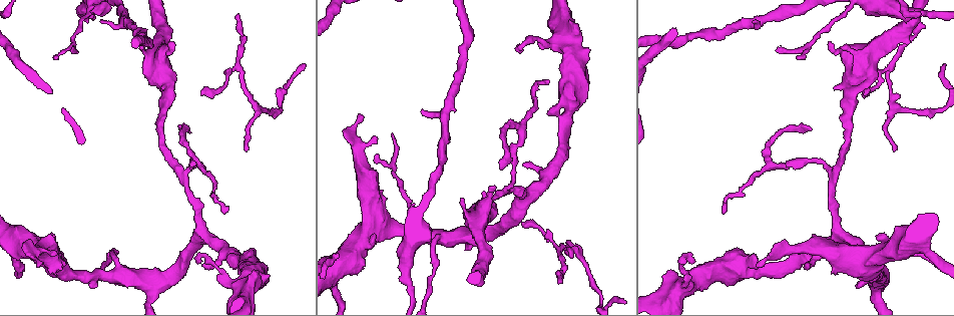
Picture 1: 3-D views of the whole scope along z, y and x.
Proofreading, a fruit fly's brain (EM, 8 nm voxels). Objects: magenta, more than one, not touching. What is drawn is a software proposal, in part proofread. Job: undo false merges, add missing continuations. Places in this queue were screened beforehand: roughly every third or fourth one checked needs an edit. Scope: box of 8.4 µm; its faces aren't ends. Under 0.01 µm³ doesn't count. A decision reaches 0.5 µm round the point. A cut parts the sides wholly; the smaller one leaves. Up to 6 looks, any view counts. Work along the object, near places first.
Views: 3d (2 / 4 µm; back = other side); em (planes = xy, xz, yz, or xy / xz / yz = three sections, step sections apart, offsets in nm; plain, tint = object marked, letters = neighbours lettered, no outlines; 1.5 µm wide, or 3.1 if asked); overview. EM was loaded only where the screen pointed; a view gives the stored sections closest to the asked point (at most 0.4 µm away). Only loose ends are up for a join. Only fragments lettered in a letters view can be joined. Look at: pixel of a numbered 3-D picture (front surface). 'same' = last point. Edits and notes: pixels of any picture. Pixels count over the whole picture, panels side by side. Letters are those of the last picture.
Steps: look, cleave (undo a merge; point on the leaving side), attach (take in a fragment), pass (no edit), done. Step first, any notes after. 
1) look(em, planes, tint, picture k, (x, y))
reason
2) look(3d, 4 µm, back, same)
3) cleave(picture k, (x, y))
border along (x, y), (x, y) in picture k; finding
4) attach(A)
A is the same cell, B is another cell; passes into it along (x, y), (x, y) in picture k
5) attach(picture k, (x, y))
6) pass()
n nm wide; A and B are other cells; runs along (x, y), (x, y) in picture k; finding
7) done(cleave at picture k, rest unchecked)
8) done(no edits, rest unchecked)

look(3d, 2 µm, picture 1, (753, 21))
free end

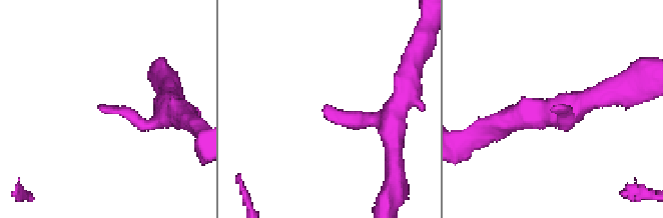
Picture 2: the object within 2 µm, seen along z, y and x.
look(em, xy, step 8, letters, picture 2, (102, 109))

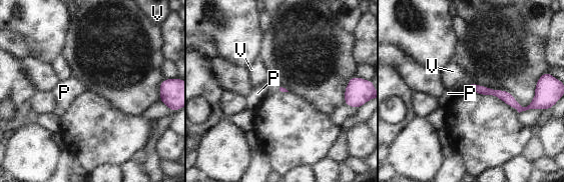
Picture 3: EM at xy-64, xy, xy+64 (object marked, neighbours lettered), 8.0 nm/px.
look(em, planes, letters, same)
cut it another way

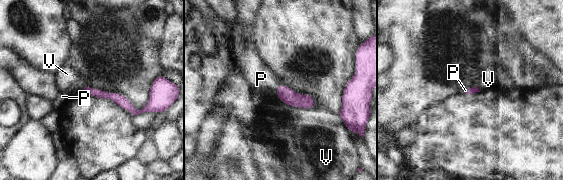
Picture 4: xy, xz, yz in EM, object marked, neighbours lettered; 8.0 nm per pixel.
attach(P)
P is the same cell, V is another cell; passes into it along (286, 95), (277, 88), (261, 79) in picture 4; it goes on there

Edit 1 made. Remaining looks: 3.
look(em, planes, plain, picture 1, (372, 235))
an open end

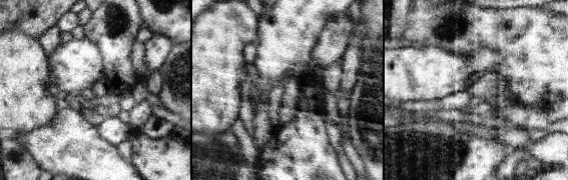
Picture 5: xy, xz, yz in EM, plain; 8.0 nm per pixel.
look(em, planes, letters, same)
see the neighbours

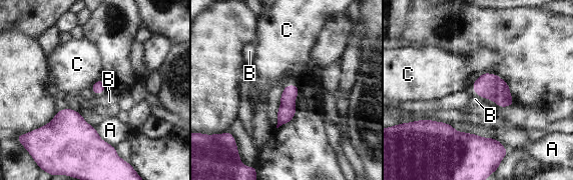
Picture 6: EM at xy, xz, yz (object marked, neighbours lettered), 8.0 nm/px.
pass()
A, B and C are other cells; border along (489, 72), (483, 72), (472, 88) in picture 6; none of them fits

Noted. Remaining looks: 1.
done(attach at picture 4, rest unchecked)

